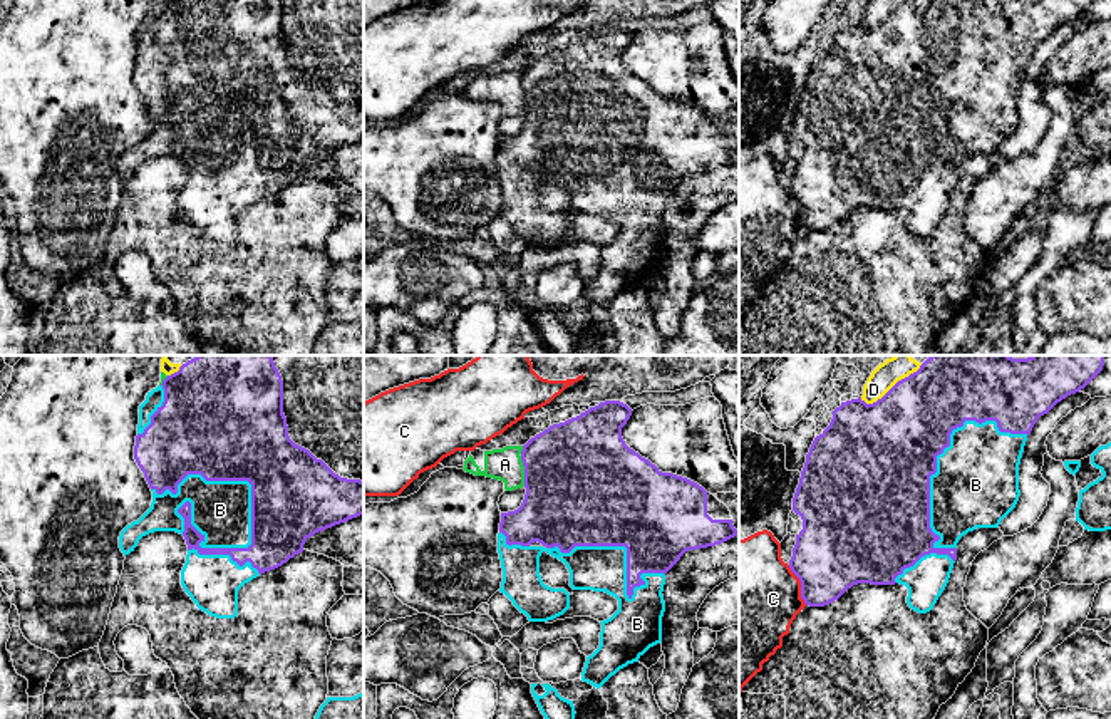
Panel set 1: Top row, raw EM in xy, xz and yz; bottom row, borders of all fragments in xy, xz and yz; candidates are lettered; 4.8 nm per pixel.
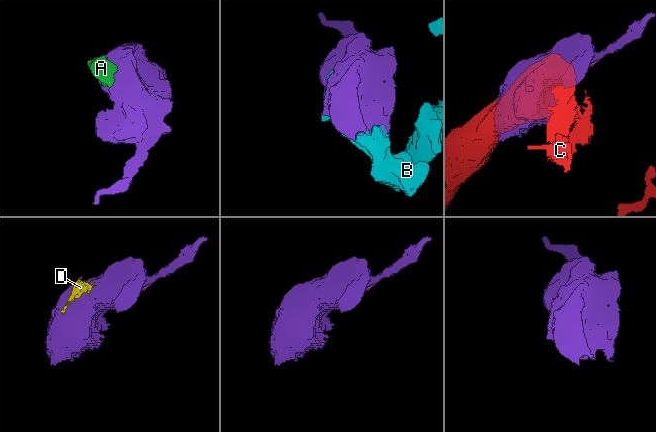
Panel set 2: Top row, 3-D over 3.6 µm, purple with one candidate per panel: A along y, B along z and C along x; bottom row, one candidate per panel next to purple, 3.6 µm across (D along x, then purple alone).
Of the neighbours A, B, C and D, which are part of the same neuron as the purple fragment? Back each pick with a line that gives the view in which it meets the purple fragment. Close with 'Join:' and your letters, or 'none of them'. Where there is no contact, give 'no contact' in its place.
B: xy
Join: B

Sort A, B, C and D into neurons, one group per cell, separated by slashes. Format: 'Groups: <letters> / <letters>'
Groups: A D / B / C

